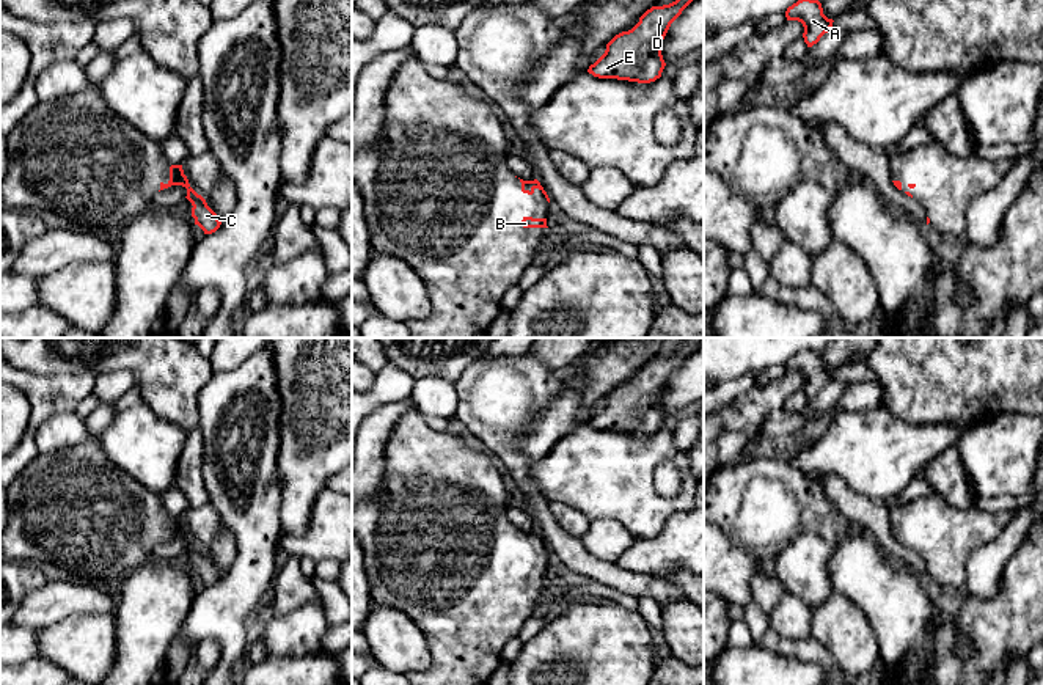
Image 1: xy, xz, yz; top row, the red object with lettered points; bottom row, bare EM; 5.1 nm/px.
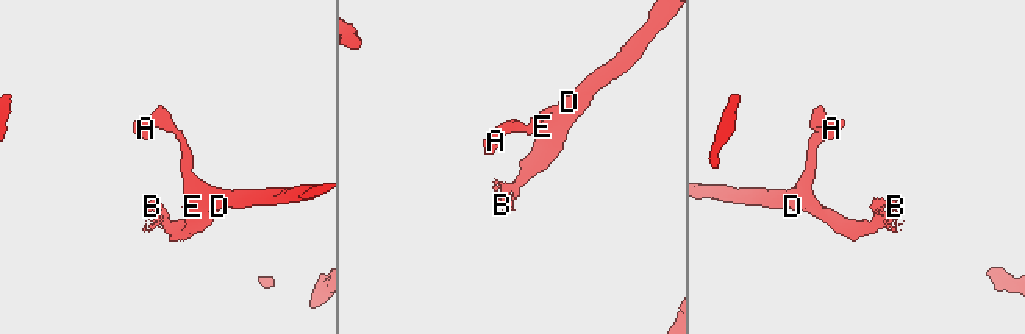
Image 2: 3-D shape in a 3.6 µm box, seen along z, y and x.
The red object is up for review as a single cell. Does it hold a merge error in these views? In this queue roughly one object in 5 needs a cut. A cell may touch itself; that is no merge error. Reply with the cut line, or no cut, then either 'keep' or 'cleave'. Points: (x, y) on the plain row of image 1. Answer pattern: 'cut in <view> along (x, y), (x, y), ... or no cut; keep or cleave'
no cut; keep

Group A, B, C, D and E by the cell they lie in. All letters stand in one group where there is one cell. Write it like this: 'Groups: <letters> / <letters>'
Groups: A B C D E

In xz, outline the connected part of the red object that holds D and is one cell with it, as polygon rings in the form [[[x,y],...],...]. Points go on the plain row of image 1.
[[[685,338],[679,350],[669,357],[652,358],[628,383],[616,386],[605,405],[589,418],[587,424],[598,430],[617,430],[650,435],[661,429],[666,418],[661,397],[671,375],[699,347],[704,338]]]

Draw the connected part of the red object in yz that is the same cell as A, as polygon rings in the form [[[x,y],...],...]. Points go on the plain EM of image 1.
[[[801,350],[785,363],[787,372],[798,372],[804,379],[804,394],[812,399],[820,390],[833,379],[833,371],[823,366],[822,355],[818,352]]]

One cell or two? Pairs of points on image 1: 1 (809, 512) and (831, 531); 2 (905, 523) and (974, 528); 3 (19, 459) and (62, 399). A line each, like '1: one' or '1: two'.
1: one
2: one
3: one

